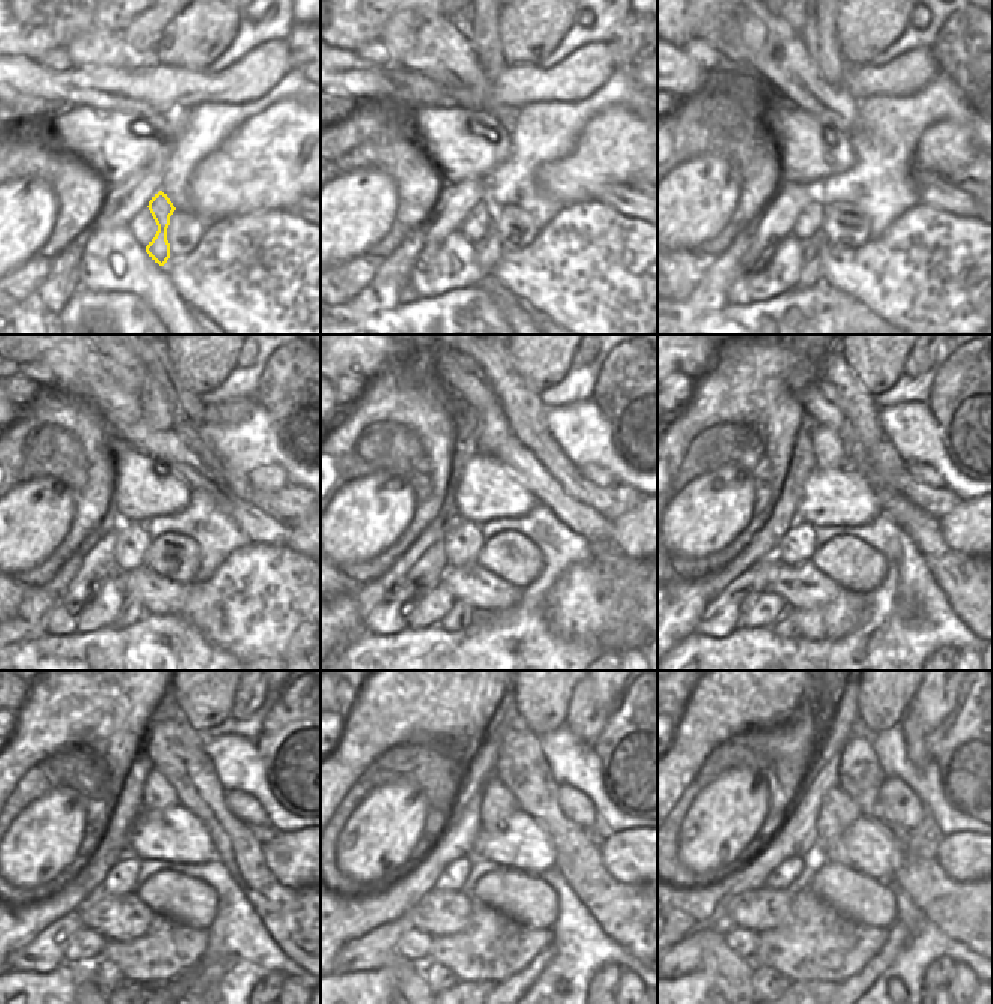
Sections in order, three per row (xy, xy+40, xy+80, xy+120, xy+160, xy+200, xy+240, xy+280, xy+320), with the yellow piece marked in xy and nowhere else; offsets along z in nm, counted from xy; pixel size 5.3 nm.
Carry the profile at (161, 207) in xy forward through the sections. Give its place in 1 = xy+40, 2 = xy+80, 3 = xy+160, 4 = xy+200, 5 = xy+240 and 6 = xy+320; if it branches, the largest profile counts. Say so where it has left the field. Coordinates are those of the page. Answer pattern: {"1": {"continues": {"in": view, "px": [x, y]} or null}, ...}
{"1": {"continues": {"in": "xy+40", "px": [488, 249]}}, "2": {"continues": {"in": "xy+80", "px": [812, 272]}}, "3": {"continues": {"in": "xy+160", "px": [461, 616]}}, "4": {"continues": {"in": "xy+200", "px": [788, 626]}}, "5": {"continues": {"in": "xy+240", "px": [105, 974]}}, "6": {"continues": {"in": "xy+320", "px": [762, 976]}}}

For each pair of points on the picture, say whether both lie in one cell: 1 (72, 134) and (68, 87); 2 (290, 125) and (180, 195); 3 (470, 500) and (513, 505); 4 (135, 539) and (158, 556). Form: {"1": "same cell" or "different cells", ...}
{"1": "different cells", "2": "different cells", "3": "same cell", "4": "different cells"}

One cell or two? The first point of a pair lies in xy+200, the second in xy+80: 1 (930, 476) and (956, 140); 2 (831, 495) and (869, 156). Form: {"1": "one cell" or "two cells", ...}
{"1": "one cell", "2": "two cells"}

